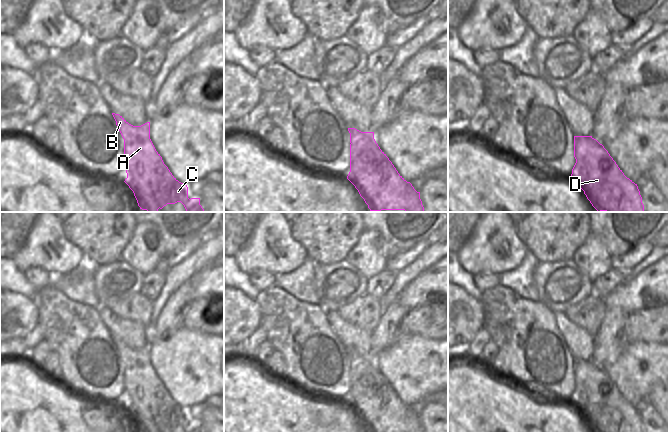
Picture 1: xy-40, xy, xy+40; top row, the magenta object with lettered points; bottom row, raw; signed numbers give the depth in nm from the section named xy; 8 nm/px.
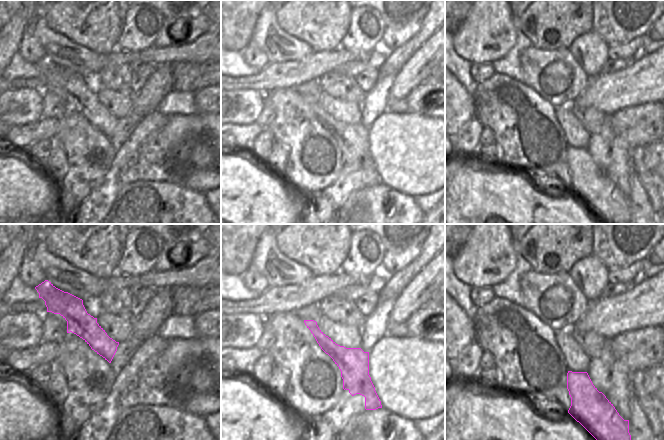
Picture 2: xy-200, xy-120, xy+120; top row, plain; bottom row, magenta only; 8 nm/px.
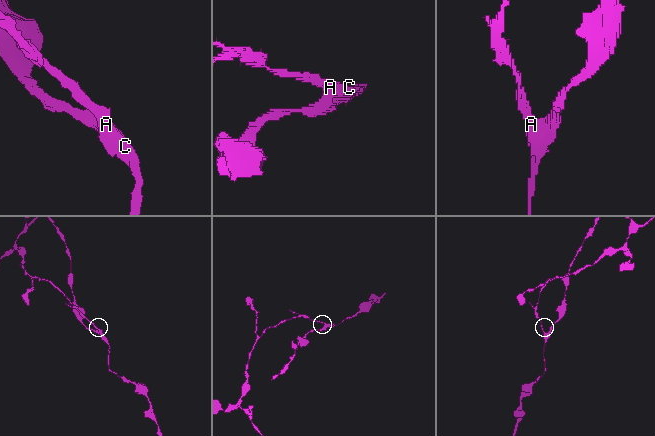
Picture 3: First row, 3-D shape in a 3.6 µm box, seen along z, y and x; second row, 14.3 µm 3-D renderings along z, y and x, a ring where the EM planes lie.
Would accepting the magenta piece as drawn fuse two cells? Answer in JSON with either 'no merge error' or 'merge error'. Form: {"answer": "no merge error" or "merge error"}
{"answer": "merge error"}

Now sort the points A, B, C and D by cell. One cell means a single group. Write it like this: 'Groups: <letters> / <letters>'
Groups: A B / C D.

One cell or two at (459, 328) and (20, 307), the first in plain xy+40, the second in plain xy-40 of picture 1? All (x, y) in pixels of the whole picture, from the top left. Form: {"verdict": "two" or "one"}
{"verdict": "one"}

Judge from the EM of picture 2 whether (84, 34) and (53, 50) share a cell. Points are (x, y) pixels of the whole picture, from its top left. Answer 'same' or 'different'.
different

